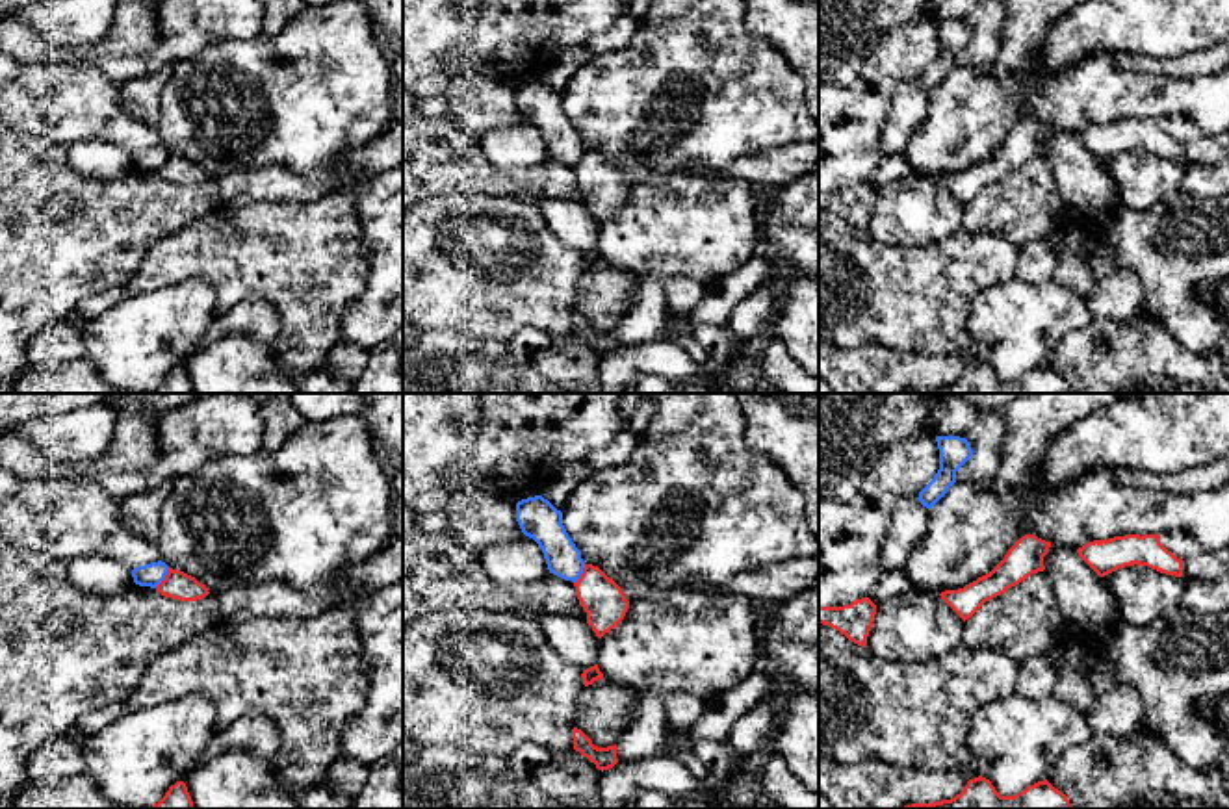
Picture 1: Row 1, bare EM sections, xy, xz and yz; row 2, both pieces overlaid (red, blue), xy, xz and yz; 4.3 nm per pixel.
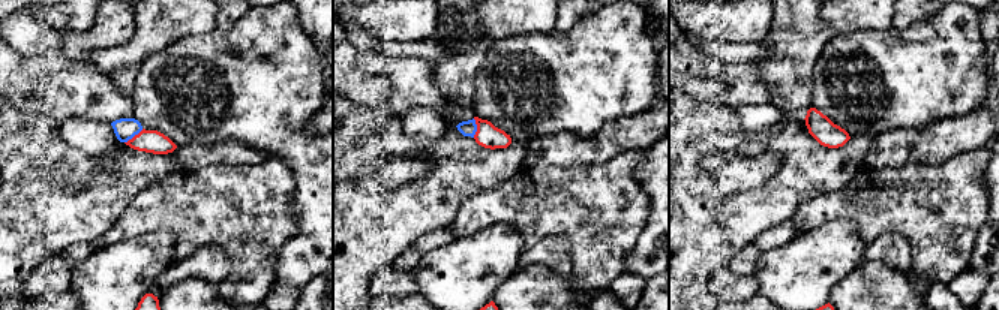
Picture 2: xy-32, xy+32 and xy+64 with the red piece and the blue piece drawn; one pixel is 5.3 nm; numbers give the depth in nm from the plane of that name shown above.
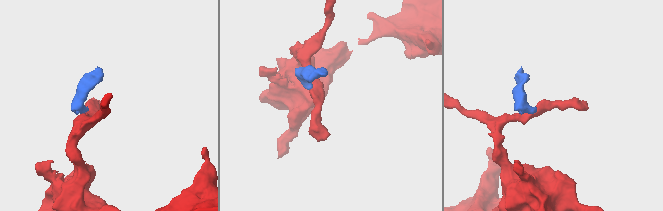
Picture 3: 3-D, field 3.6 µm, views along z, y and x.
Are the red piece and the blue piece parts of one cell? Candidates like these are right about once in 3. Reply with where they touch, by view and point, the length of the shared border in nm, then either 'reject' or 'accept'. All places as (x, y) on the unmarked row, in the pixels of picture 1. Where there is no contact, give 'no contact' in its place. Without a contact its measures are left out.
xy (166, 162) | 110 nm | reject

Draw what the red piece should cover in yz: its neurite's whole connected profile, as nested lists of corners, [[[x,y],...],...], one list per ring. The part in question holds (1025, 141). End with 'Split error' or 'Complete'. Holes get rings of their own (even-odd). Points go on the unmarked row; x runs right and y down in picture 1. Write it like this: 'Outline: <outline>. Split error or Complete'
Outline: [[[1034,119],[1021,121],[1004,139],[1004,143],[986,160],[958,174],[941,176],[941,184],[965,206],[986,186],[1004,178],[1032,158],[1043,156],[1043,141],[1051,126]]]. Complete

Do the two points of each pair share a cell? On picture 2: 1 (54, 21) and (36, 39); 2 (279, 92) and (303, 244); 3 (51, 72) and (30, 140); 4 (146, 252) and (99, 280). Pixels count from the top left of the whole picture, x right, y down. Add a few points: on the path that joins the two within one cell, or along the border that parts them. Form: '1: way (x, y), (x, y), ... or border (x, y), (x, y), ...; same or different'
1: border (36, 15), (51, 30), (83, 32); different
2: way (281, 129), (308, 157), (314, 207); same
3: border (15, 105), (45, 114), (59, 123); different
4: way (134, 264), (111, 280); same

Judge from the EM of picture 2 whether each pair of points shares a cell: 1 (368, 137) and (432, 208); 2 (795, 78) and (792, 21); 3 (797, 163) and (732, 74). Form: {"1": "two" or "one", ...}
{"1": "one", "2": "one", "3": "two"}

